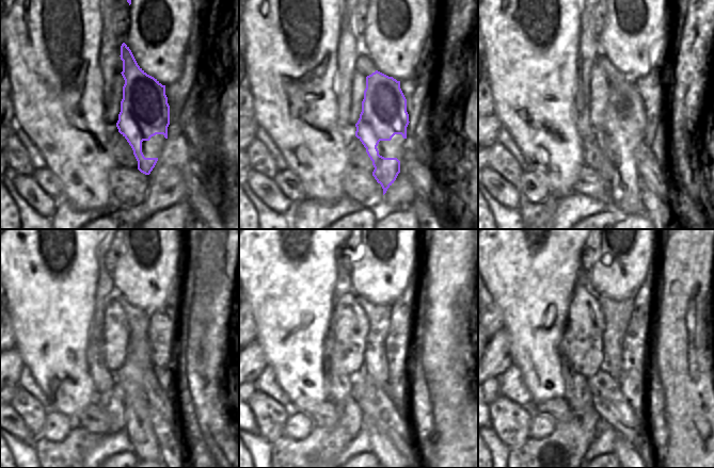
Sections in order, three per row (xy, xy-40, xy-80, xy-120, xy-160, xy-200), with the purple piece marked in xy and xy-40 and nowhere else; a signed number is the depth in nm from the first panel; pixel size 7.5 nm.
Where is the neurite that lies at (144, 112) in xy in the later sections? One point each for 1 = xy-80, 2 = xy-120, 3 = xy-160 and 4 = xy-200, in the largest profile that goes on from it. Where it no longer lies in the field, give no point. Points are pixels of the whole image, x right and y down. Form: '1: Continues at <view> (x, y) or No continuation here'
1: Continues at xy-80 (624, 115)
2: Continues at xy-120 (138, 425)
3: Continues at xy-160 (382, 446)
4: Continues at xy-200 (621, 446).

